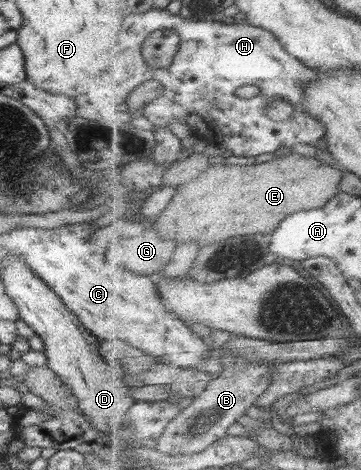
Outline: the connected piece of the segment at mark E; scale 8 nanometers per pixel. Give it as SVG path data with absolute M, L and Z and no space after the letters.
M293 153L287 157L277 157L273 161L254 163L253 165L215 164L202 167L199 177L178 186L177 193L162 211L162 216L152 225L160 231L162 237L174 239L180 243L202 242L204 246L222 242L246 234L272 234L286 218L301 210L324 208L340 194L340 184L344 180L344 171L340 165L330 166L320 158Z

